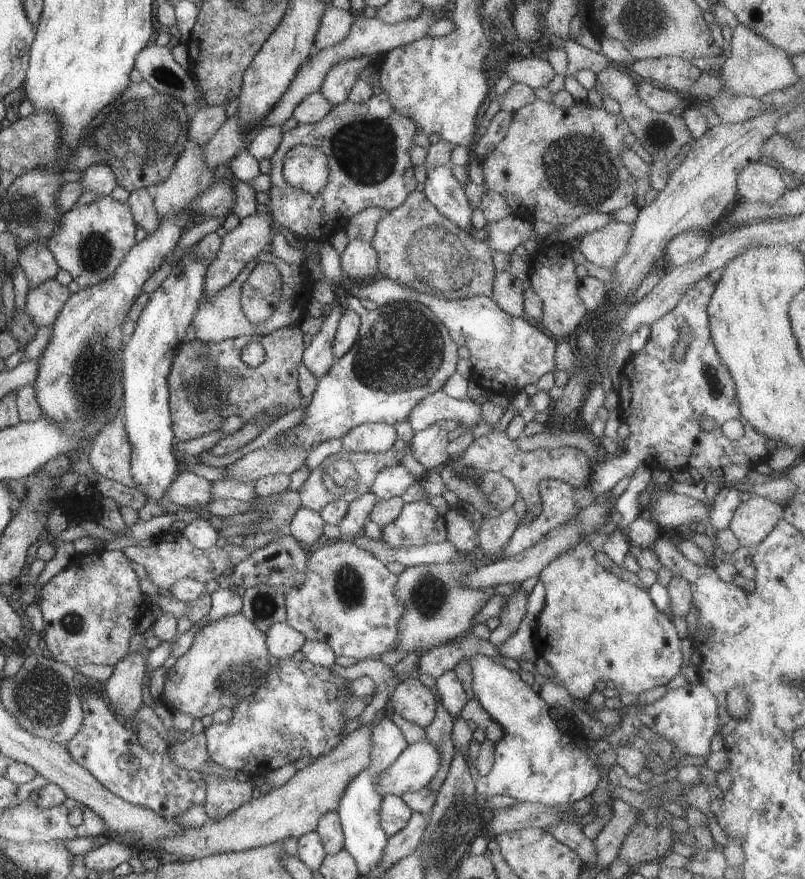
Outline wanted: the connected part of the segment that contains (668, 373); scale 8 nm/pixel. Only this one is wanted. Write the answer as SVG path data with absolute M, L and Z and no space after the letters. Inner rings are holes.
M708 276L702 277L684 293L684 296L681 296L681 299L670 312L667 312L650 325L650 336L647 343L641 351L632 354L620 370L619 378L622 387L624 387L624 389L617 390L619 396L624 397L620 403L620 418L622 423L628 424L630 430L630 435L620 442L620 453L594 463L591 468L591 478L584 486L573 487L571 484L559 480L542 479L539 482L539 493L543 500L542 511L534 517L531 523L522 525L520 522L512 538L499 552L502 559L520 554L531 546L538 544L548 531L570 521L582 509L590 506L598 498L604 498L620 480L634 476L640 465L647 466L652 472L661 475L665 473L671 475L674 471L684 469L707 478L708 473L716 470L716 468L724 468L729 464L744 464L754 472L754 469L760 463L767 462L769 452L773 449L772 442L742 416L736 396L734 379L717 353L711 337L707 306L714 289L715 285L710 282ZM682 324L687 325L691 339L684 358L676 360L673 350L678 343L678 338L680 338ZM703 418L712 418L716 424L715 428L710 431L701 430L697 422ZM728 420L741 421L745 430L742 438L733 441L722 433L722 425Z

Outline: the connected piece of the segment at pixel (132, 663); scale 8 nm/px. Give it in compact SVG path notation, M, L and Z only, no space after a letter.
M134 652L115 664L114 672L104 684L102 693L110 701L116 716L124 726L134 725L132 716L145 706L142 690L148 678L144 676L144 672L146 672L144 662Z

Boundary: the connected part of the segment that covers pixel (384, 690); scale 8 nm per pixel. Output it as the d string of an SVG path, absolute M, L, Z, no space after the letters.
M380 658L359 660L351 667L342 667L334 663L330 667L339 677L353 681L361 676L369 676L375 682L376 691L372 702L363 710L362 725L367 725L387 711L388 702L394 689L398 686L399 676L394 667L386 665Z

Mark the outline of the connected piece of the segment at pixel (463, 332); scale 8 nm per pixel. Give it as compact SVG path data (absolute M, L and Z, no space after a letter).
M380 275L374 278L372 282L354 282L346 280L346 293L352 293L361 299L373 300L379 307L404 301L418 301L426 305L438 317L442 324L447 328L451 339L460 346L466 346L470 350L472 362L471 376L472 380L478 387L487 391L491 397L510 396L517 394L528 384L536 384L547 372L555 372L554 353L556 350L557 340L550 335L546 335L544 330L532 326L528 320L524 318L512 316L504 312L488 295L476 295L466 297L456 301L444 300L439 296L426 295L409 289L399 281L393 281L388 277Z

